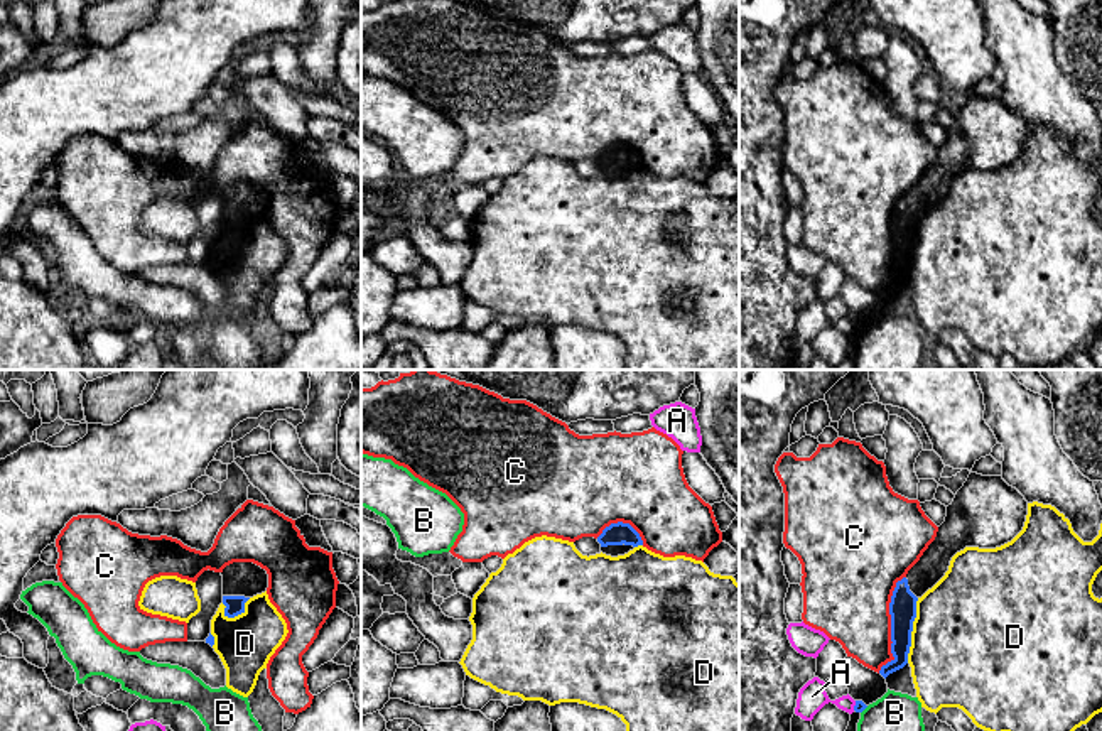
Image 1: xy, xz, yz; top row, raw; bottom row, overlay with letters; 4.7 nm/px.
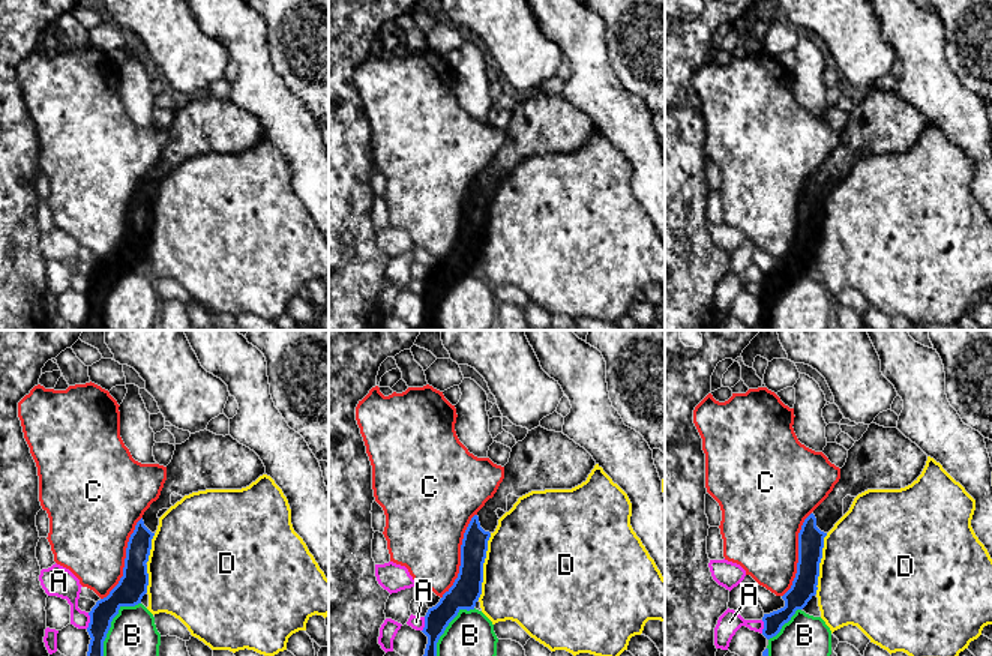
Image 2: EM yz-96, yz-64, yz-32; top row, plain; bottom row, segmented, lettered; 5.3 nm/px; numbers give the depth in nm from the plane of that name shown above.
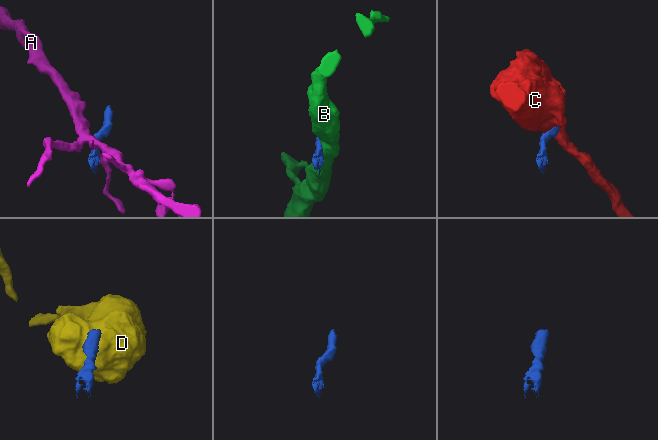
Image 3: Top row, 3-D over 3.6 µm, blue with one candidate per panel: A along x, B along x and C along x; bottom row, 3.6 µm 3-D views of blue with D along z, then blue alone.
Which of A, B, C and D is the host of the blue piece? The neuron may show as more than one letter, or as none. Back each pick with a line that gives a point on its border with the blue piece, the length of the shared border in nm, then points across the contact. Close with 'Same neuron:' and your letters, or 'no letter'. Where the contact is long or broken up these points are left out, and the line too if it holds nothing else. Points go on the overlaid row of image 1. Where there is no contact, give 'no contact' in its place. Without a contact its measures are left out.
Same neuron: no letter

